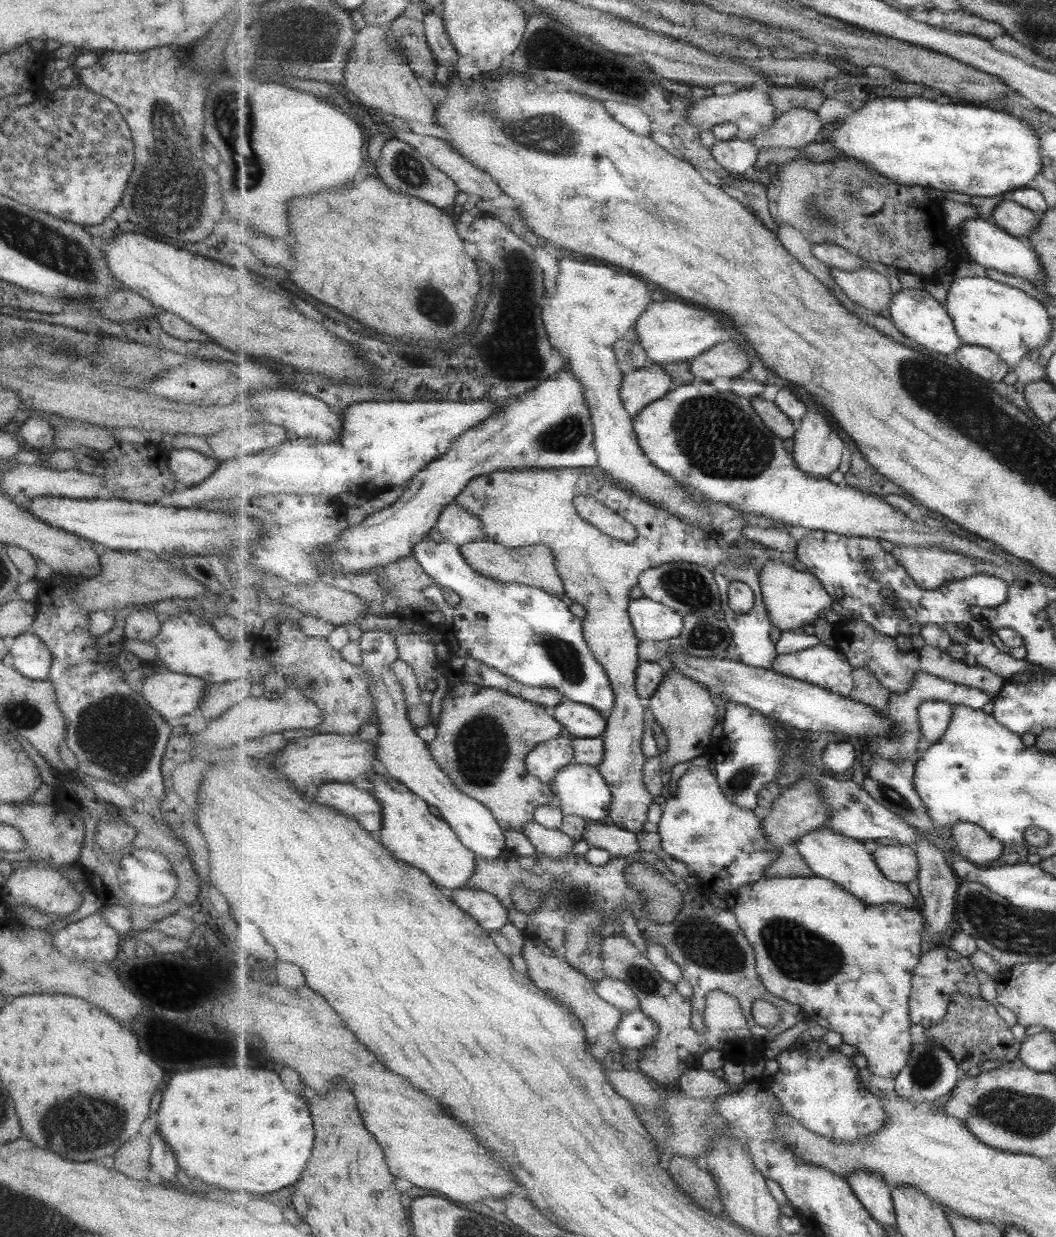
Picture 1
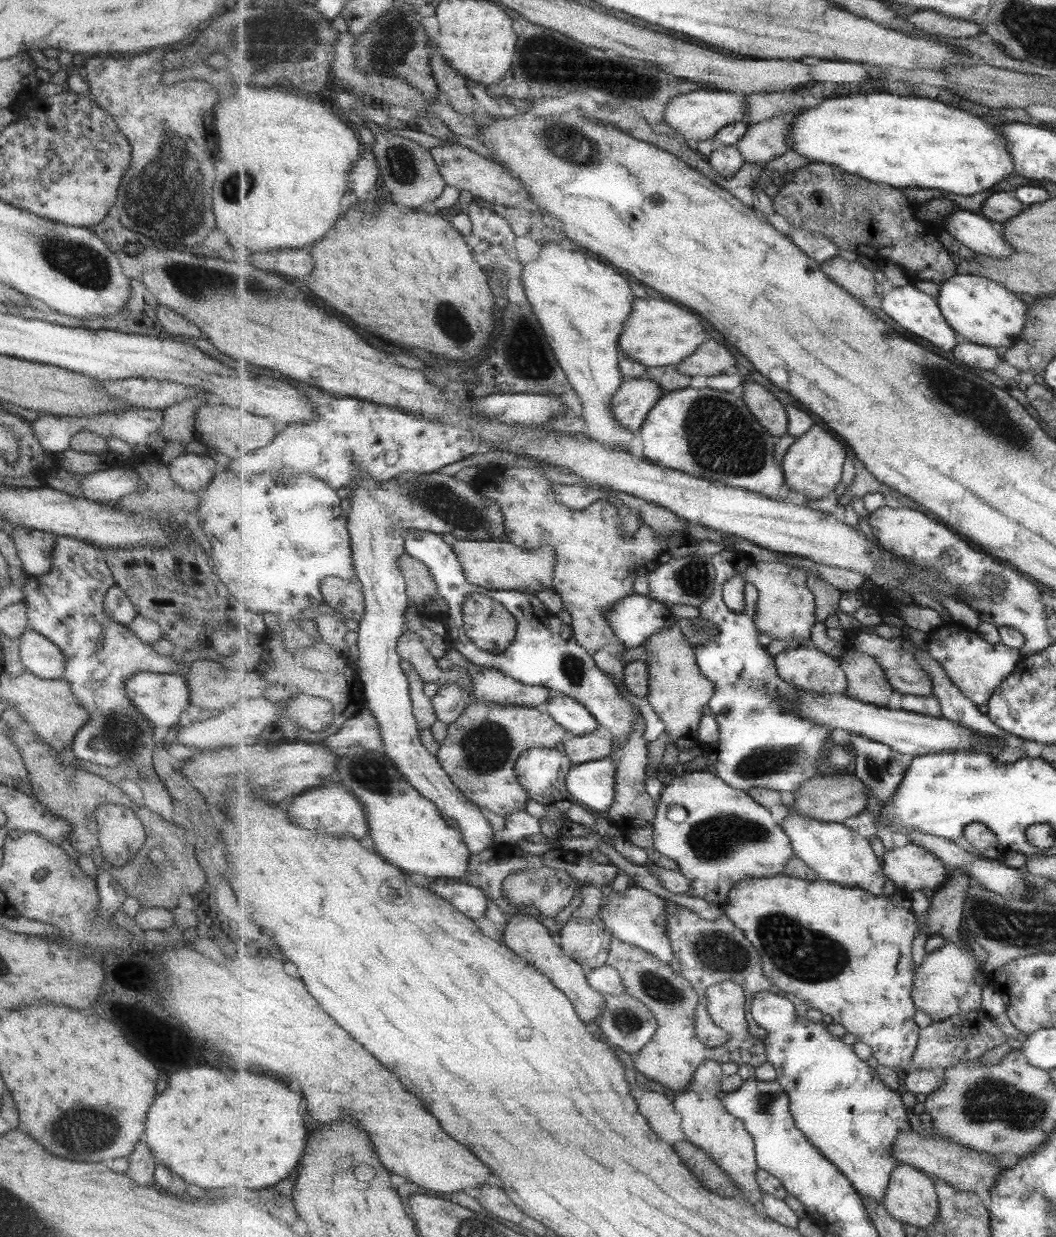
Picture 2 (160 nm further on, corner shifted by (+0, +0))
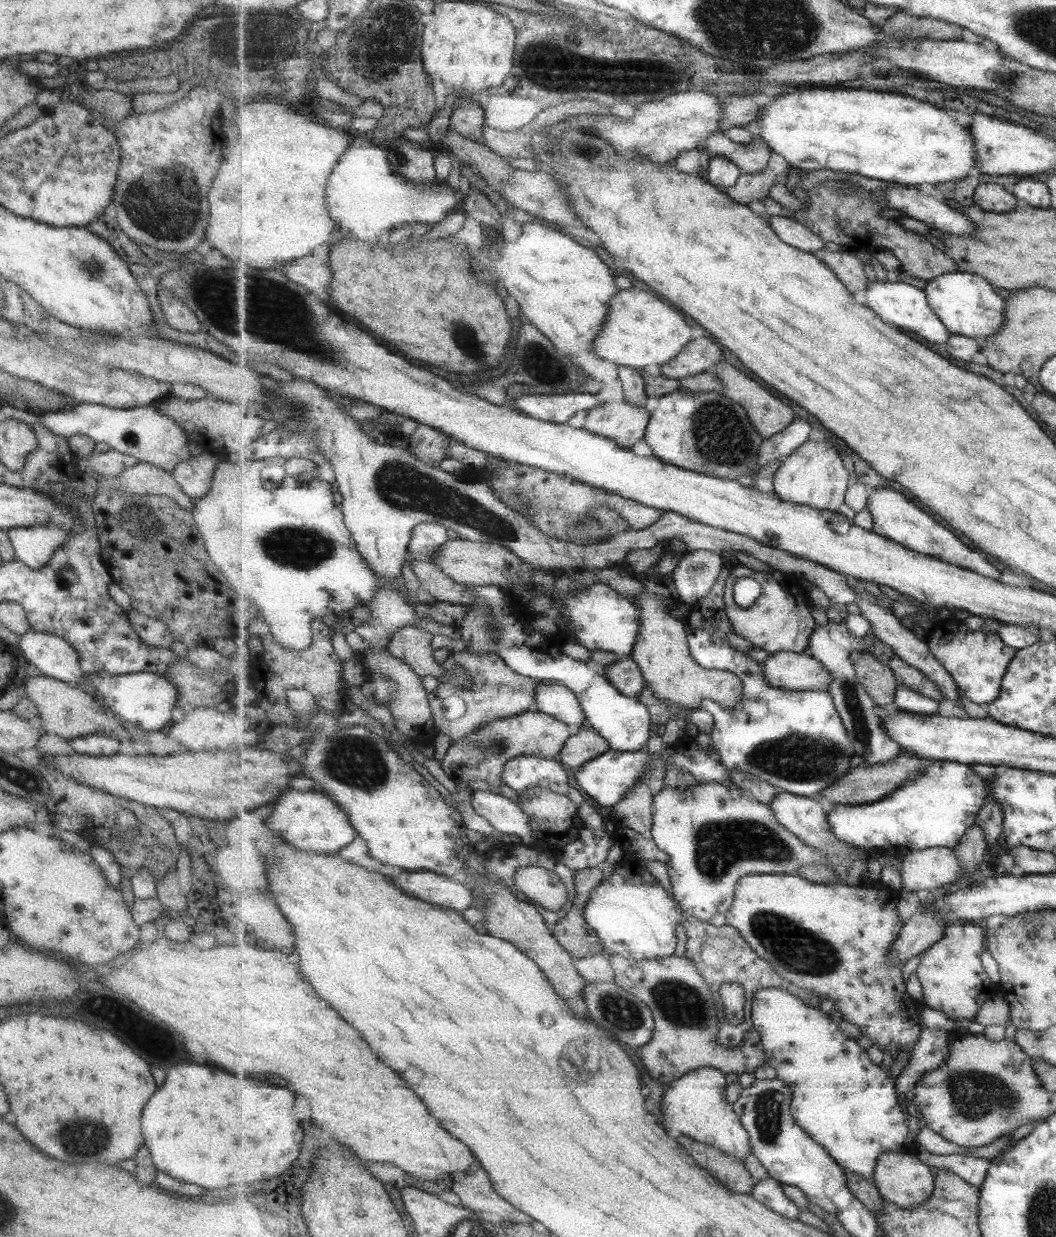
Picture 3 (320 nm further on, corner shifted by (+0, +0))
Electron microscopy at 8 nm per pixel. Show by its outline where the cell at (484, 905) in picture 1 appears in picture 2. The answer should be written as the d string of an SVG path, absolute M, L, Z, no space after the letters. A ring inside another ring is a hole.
M441 878L435 880L435 884L430 890L437 893L439 897L450 900L462 913L472 920L477 918L485 918L485 910L487 910L487 895L483 889L475 886L461 884L456 880Z

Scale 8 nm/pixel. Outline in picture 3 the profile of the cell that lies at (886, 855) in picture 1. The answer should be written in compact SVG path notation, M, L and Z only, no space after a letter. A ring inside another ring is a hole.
M928 848L906 852L901 869L902 889L907 892L949 888L963 877L963 864L954 849Z

